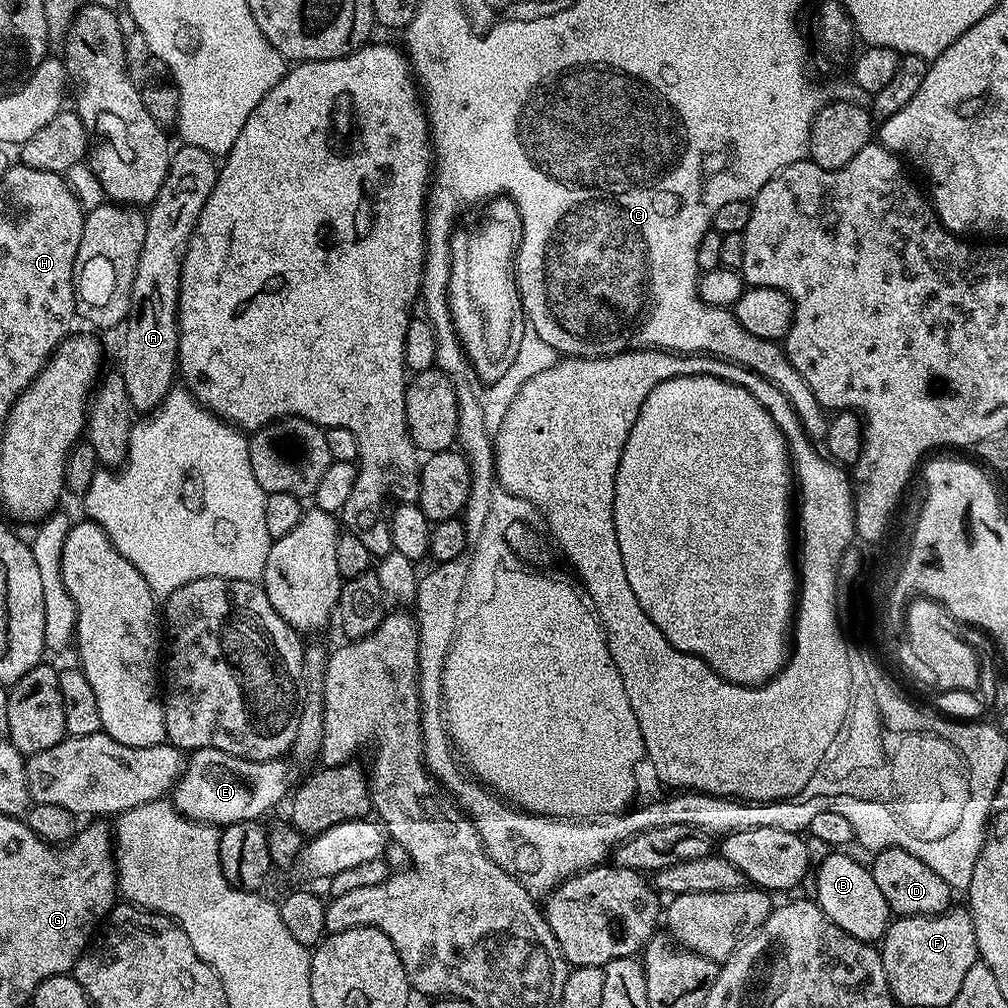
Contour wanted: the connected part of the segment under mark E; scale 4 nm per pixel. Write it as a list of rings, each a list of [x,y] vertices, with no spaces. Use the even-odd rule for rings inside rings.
[[[197,748],[187,757],[184,771],[170,793],[170,800],[181,816],[200,820],[204,824],[223,826],[234,822],[260,820],[275,804],[283,802],[284,795],[286,800],[293,787],[292,772],[287,763],[289,761],[284,758],[247,760],[234,754],[226,754],[222,750]]]

